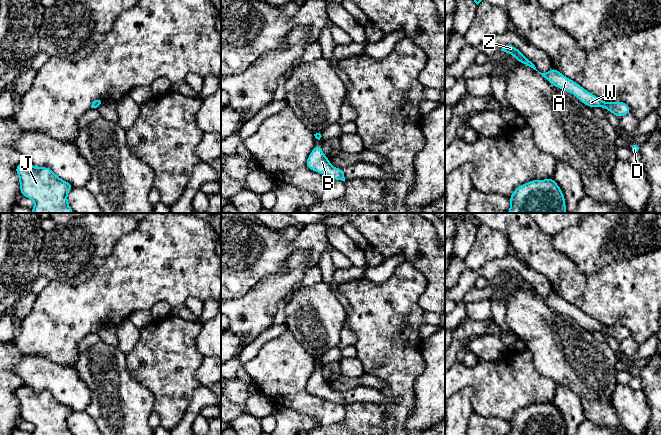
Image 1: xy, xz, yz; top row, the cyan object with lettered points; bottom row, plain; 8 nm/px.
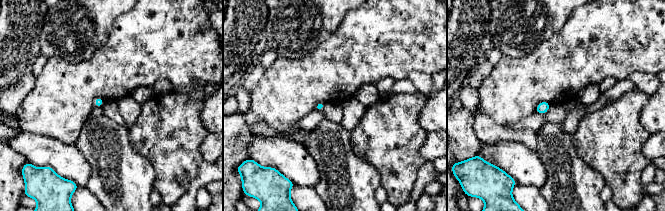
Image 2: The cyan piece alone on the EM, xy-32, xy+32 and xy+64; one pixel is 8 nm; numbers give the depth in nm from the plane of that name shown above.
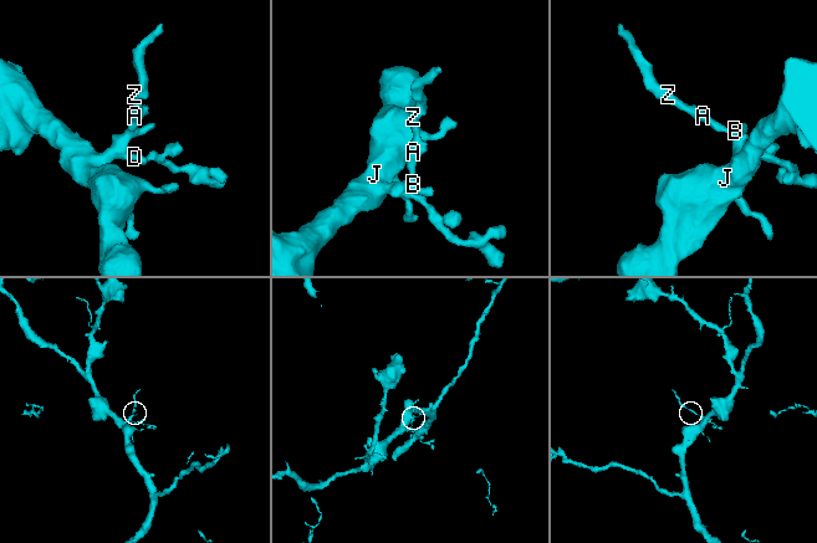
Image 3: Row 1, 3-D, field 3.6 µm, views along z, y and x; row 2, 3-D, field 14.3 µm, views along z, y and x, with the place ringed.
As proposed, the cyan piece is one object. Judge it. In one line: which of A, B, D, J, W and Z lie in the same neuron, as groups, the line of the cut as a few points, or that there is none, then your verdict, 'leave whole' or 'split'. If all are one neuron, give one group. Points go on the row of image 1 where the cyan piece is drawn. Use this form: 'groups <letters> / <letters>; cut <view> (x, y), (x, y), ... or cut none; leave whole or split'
groups A B D J W Z; cut none; leave whole

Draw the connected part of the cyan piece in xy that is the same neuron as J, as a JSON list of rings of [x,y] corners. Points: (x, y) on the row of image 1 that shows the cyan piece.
[[[23,161],[15,171],[19,176],[20,194],[35,201],[31,213],[74,213],[67,201],[67,194],[74,186],[60,179],[49,167],[36,168]]]

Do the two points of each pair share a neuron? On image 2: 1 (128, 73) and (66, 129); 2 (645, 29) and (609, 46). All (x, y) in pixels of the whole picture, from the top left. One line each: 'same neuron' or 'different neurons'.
1: same neuron
2: same neuron

